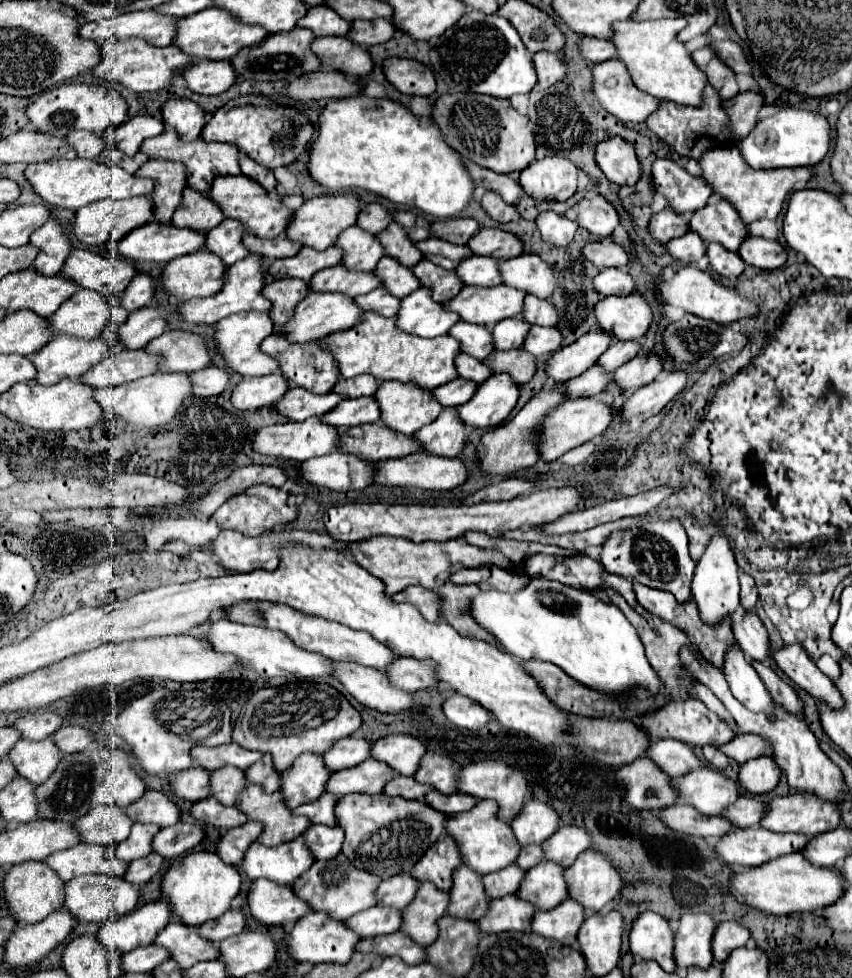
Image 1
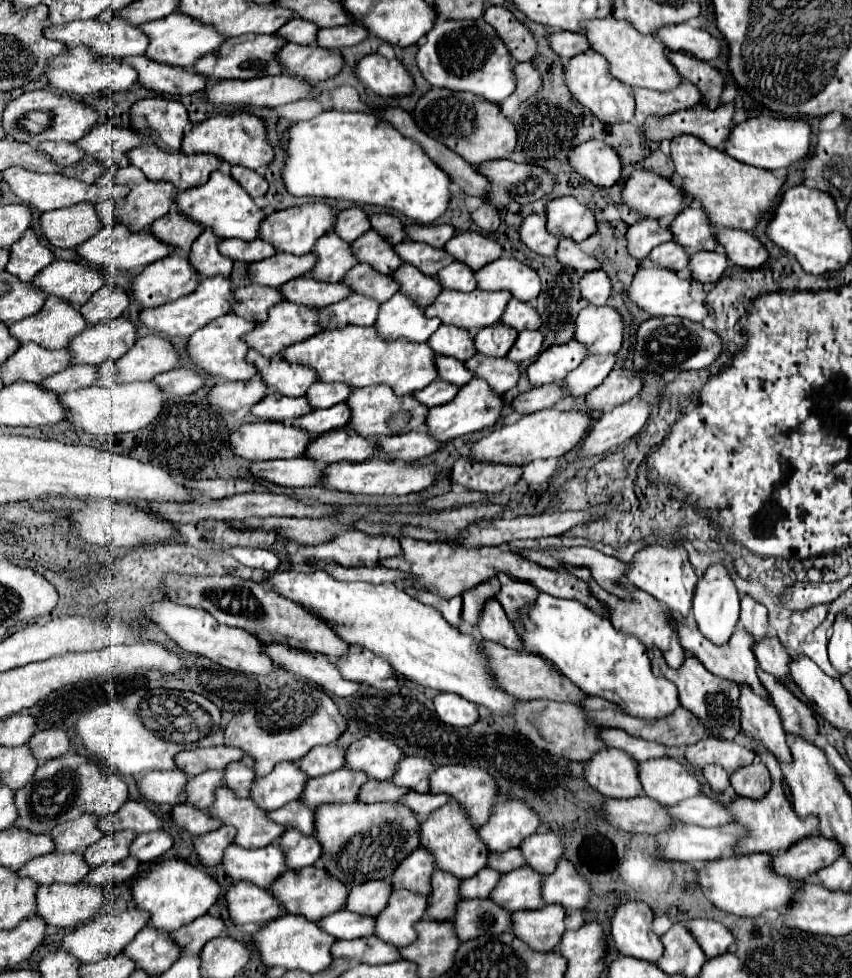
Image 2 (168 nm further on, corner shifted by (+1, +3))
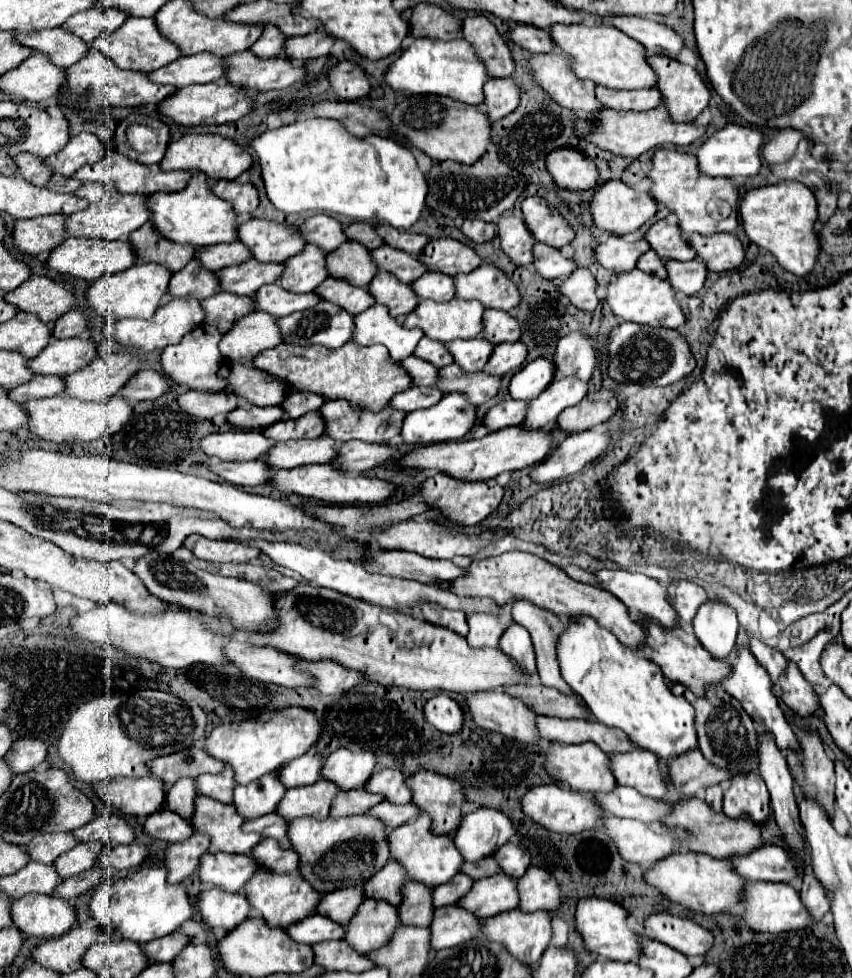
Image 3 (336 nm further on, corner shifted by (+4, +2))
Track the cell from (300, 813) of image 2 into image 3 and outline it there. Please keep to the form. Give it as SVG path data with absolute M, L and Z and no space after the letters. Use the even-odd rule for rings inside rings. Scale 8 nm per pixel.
M268 813L268 815L262 815L258 819L252 819L252 821L246 821L244 823L244 831L256 831L264 837L272 837L272 839L278 839L280 847L290 847L290 839L288 839L288 821L280 815L280 813Z

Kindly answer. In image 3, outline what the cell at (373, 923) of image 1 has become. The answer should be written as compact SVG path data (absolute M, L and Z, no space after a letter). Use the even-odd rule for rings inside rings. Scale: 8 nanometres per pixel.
M316 913L316 915L296 923L296 927L288 927L288 933L292 935L292 939L298 939L300 943L314 945L314 943L320 943L320 941L344 939L346 927L332 921L332 919L326 919L320 913Z

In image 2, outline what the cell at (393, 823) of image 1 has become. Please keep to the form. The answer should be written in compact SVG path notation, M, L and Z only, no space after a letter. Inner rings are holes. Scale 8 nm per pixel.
M401 802L379 804L323 804L315 808L315 838L323 846L321 862L333 878L343 884L361 884L367 880L389 880L393 870L407 854L419 848L419 820Z

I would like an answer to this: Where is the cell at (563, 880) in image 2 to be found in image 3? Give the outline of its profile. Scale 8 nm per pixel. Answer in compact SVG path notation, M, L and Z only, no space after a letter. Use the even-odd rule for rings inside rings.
M528 867L524 877L518 879L520 909L522 911L558 911L562 905L560 885L554 875L544 867Z

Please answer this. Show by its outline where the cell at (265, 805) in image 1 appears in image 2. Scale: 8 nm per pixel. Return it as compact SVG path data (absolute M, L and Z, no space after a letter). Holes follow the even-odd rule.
M223 786L215 790L215 806L211 806L209 814L223 824L237 828L235 842L241 848L269 846L285 832L285 828L271 822L267 812L257 808L251 798L241 800Z

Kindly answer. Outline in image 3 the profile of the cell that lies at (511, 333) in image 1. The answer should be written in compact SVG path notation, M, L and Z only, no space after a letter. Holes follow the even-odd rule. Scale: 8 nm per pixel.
M484 337L456 339L448 343L448 351L452 351L454 363L458 363L464 371L480 371L488 363L494 345Z

